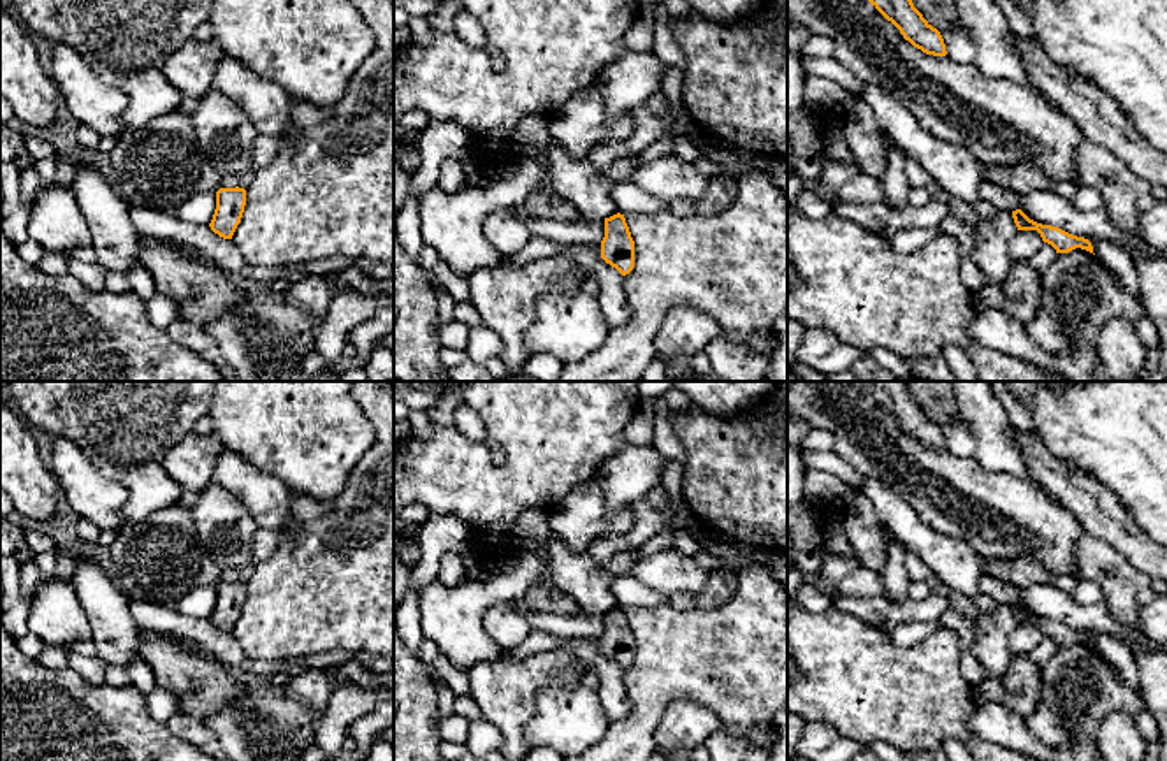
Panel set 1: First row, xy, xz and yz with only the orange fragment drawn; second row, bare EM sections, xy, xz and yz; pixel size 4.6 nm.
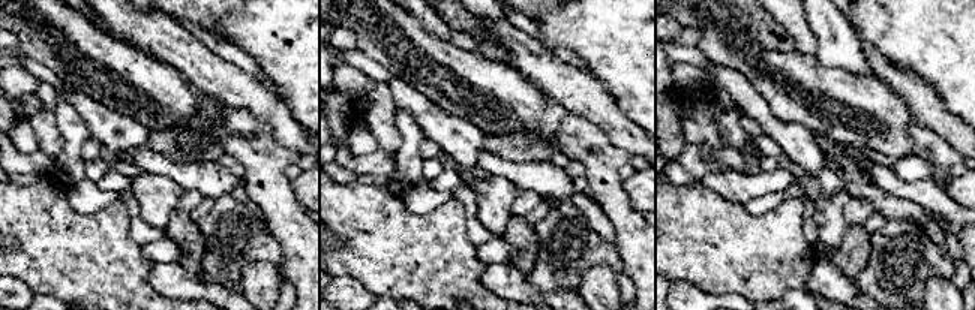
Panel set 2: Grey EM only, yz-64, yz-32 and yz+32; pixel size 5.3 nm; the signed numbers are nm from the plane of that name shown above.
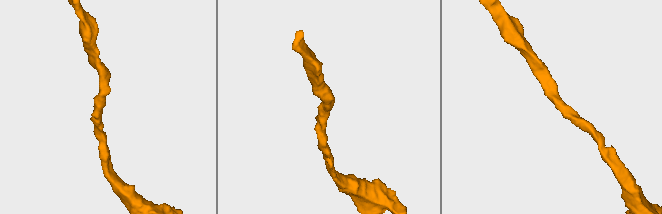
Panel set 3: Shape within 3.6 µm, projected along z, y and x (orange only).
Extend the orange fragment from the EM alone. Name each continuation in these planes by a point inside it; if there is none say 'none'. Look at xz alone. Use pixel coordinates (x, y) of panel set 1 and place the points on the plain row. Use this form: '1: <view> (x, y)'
none

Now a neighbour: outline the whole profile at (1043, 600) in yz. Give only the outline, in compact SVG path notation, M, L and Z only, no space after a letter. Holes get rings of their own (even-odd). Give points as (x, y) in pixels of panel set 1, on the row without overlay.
M982 575L981 594L989 596L1000 605L1021 603L1030 613L1058 620L1077 631L1095 631L1107 634L1121 643L1128 633L1109 613L1104 603L1083 606L1074 601L1069 591L1062 591L1051 583L1032 583L1028 587L1014 587L995 576Z

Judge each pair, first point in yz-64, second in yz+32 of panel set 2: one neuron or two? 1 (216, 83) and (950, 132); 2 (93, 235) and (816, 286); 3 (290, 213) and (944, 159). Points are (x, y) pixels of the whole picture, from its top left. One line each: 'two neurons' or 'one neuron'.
1: one neuron
2: two neurons
3: one neuron

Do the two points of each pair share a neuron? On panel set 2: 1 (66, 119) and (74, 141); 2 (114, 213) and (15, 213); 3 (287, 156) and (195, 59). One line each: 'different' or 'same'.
1: same
2: same
3: different

